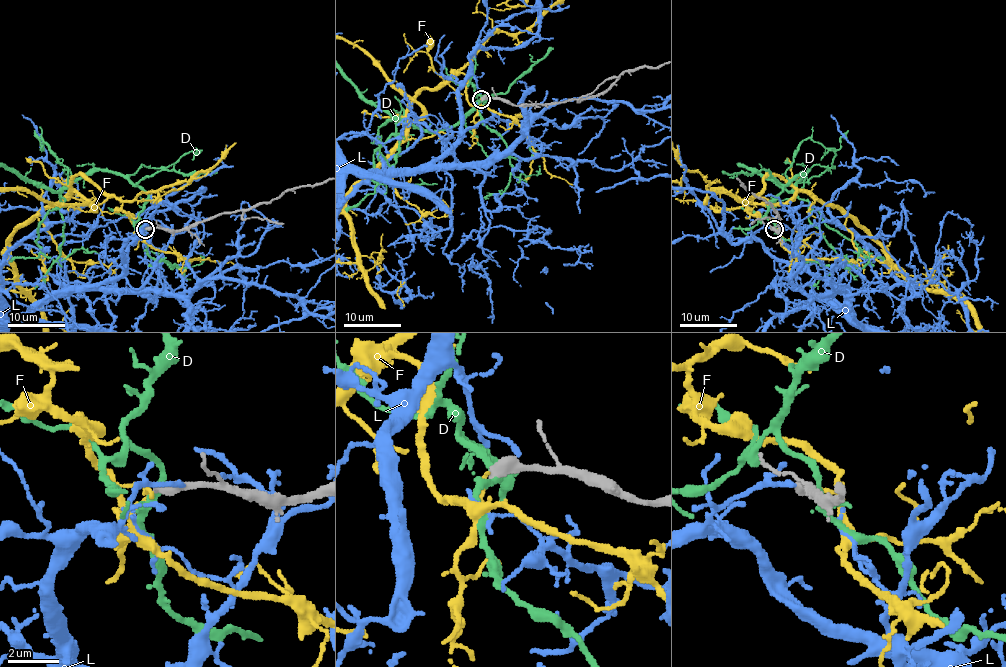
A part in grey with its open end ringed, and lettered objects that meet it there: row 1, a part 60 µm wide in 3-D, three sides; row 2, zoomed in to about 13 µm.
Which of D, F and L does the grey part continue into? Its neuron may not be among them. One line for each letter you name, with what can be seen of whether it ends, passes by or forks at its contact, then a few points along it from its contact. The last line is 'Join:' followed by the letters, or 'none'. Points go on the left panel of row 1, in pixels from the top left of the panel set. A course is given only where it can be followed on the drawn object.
Join: none

